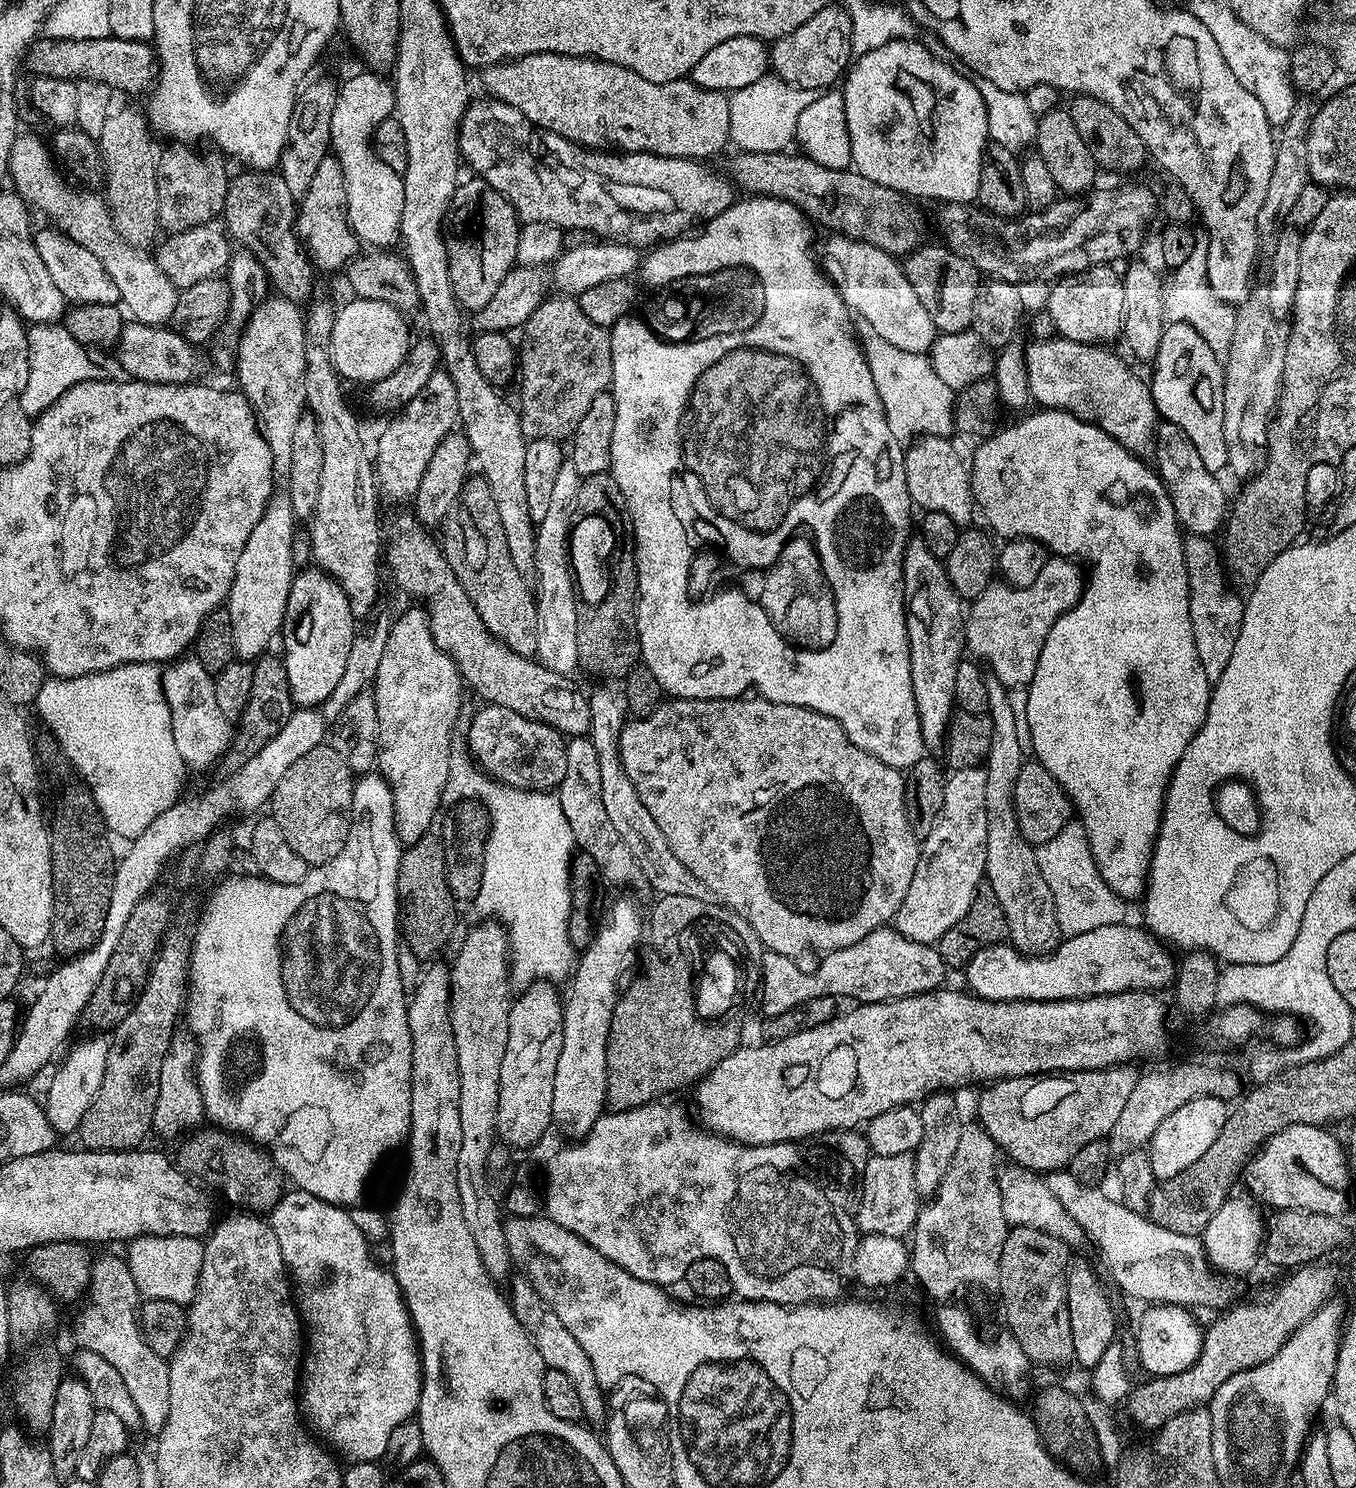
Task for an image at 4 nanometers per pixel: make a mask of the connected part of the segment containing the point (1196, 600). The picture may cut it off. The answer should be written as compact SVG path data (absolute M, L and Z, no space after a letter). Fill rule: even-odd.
M1189 535L1184 541L1184 557L1186 558L1186 570L1188 571L1188 605L1190 606L1190 622L1194 642L1200 651L1202 658L1202 670L1206 670L1206 678L1215 682L1222 678L1222 670L1230 663L1230 654L1234 654L1234 642L1238 642L1238 634L1242 630L1242 618L1244 617L1244 600L1236 597L1228 589L1229 577L1226 575L1222 552L1219 547L1212 545L1213 541L1204 536Z

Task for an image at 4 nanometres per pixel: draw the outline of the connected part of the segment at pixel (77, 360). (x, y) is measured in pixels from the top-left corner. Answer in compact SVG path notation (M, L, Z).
M59 323L38 324L27 329L29 342L29 377L26 388L18 397L18 406L33 418L45 412L70 386L78 386L78 382L97 379L101 375L100 368L91 360L89 349L79 344Z

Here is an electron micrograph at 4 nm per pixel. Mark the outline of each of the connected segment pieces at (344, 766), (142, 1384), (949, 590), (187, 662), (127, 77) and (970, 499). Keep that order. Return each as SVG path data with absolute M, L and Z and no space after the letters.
M323 742L294 762L274 787L271 815L282 826L286 842L309 866L322 866L346 846L354 819L352 786L354 775L349 761L331 743Z
M99 1256L92 1262L92 1277L86 1289L88 1305L80 1312L80 1317L76 1320L76 1340L81 1349L88 1349L94 1354L101 1355L118 1374L122 1376L122 1381L126 1384L126 1389L130 1392L131 1398L138 1406L138 1413L141 1415L143 1431L159 1434L162 1426L166 1422L168 1413L168 1391L170 1390L170 1374L168 1373L168 1360L165 1357L154 1354L146 1342L146 1338L140 1329L138 1313L142 1303L140 1291L136 1288L134 1278L128 1269L127 1259L120 1256Z
M919 538L909 539L904 545L904 565L902 566L902 582L904 583L904 613L906 614L906 630L908 631L908 645L910 646L910 678L914 686L914 702L918 710L918 718L920 719L920 729L922 730L922 738L924 739L925 749L936 750L943 749L944 737L948 734L948 721L954 715L954 705L956 704L956 691L954 690L954 677L958 675L958 666L966 652L966 641L964 638L964 622L966 619L966 608L962 603L962 597L956 593L954 586L948 577L948 570L945 561L939 560L934 554L930 554L930 549L926 546L926 542Z
M180 658L175 662L169 663L163 669L160 681L164 687L164 697L170 710L170 726L174 730L174 746L178 746L178 754L182 754L184 765L192 769L208 768L211 764L218 763L220 755L231 744L234 744L234 736L232 740L234 724L233 721L226 718L226 714L222 714L221 708L218 706L218 698L214 698L216 681L213 673L207 672L195 658Z
M114 35L93 40L40 38L28 49L26 66L27 62L33 77L53 76L73 82L104 84L117 93L147 93L158 75L156 49L151 43L143 40L123 40Z
M921 436L907 445L904 454L906 490L913 505L924 512L946 514L957 526L973 523L974 497L969 465L956 453L951 439L943 436Z

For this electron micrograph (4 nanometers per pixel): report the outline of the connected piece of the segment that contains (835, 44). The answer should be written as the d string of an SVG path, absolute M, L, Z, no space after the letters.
M833 6L818 10L818 14L802 22L798 30L775 41L770 48L770 68L792 88L828 90L836 79L837 83L845 75L852 55L851 18L843 7Z

